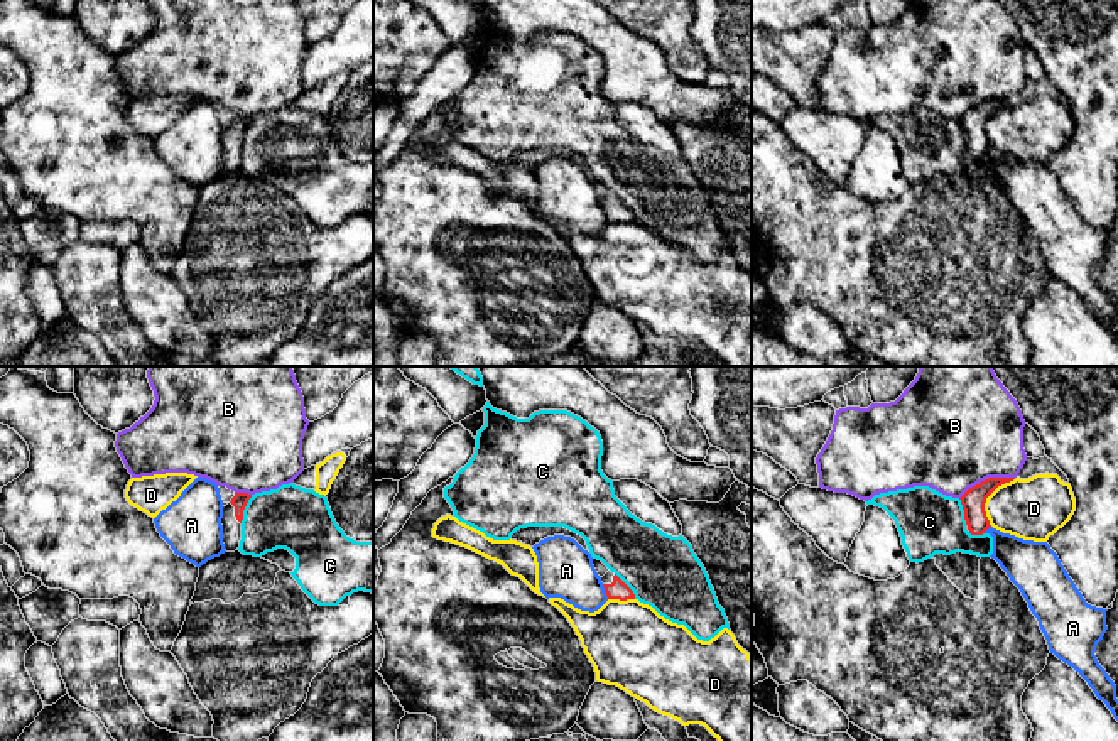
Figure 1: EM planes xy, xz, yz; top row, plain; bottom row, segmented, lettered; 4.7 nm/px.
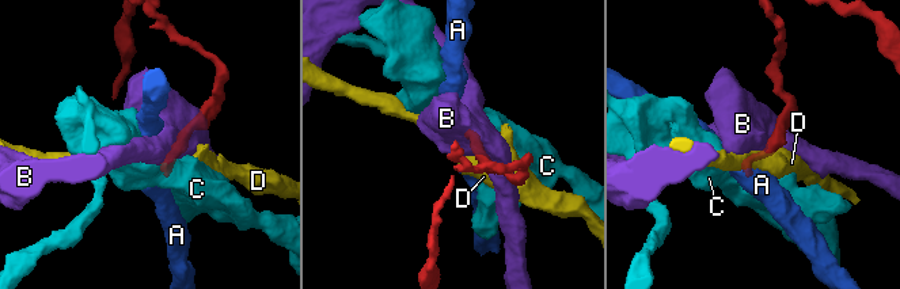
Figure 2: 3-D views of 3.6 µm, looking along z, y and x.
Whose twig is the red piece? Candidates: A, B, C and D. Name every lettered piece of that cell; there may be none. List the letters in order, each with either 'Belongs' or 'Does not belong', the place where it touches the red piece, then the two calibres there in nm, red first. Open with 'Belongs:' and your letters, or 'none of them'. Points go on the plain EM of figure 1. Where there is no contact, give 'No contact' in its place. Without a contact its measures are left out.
Belongs: none of them
A: Does not belong. Touches red at xz (605, 213). Thickness 90 nm (red) against 260 nm
B: Does not belong. Touches red at yz (988, 100). Thickness 110 nm (red) against 500 nm
C: Does not belong. Touches red at xy (244, 130). Thickness 70 nm (red) against 300 nm
D: Does not belong. Touches red at yz (987, 118). Thickness 110 nm (red) against 300 nm

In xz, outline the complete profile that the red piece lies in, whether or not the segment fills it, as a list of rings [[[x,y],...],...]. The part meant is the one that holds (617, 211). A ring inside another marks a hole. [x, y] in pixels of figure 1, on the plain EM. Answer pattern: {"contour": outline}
{"contour": [[[608,192],[601,199],[601,204],[608,221],[620,221],[620,223],[635,221],[633,213],[615,194]]]}

